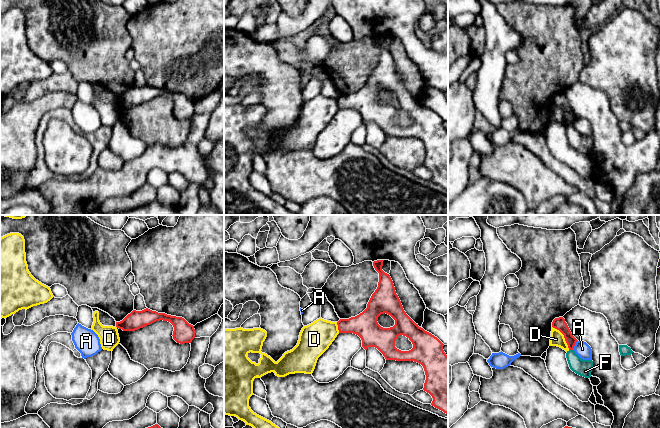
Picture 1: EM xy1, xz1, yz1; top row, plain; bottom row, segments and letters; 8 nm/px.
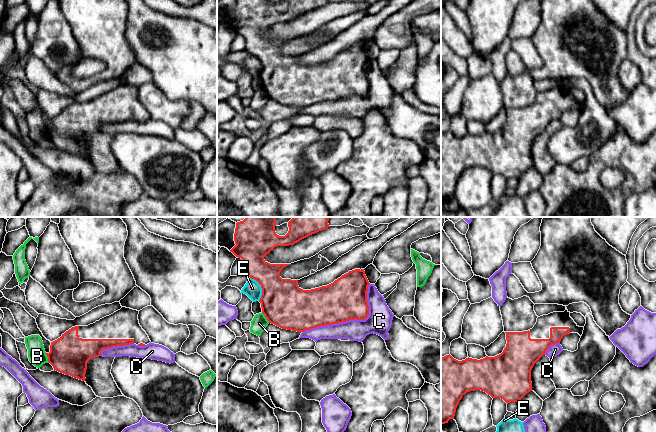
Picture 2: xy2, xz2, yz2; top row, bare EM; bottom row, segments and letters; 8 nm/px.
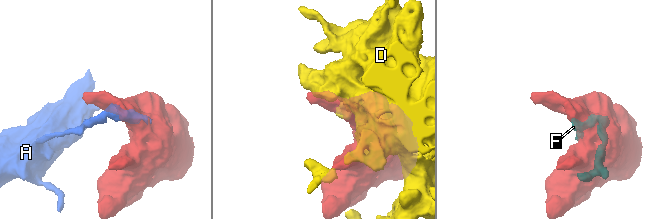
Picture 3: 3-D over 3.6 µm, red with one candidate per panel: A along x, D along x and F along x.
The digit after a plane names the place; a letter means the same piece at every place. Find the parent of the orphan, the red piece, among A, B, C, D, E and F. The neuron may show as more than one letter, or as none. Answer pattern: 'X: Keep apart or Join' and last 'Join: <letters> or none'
A: Keep apart
B: Keep apart
C: Keep apart
D: Keep apart
E: Keep apart
F: Keep apart
Join: none

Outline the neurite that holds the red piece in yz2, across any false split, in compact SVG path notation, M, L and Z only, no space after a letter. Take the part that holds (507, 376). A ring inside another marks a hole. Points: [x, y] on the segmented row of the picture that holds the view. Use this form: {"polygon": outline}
{"polygon": "M553 312L537 318L534 327L523 332L505 332L507 344L503 352L495 357L486 356L477 360L466 358L458 361L450 354L441 357L441 424L454 419L456 408L462 397L470 391L481 390L492 398L501 398L507 404L519 402L532 391L531 370L534 364L545 355L547 349L570 333L583 334L584 327L579 327L570 317L570 312Z"}

